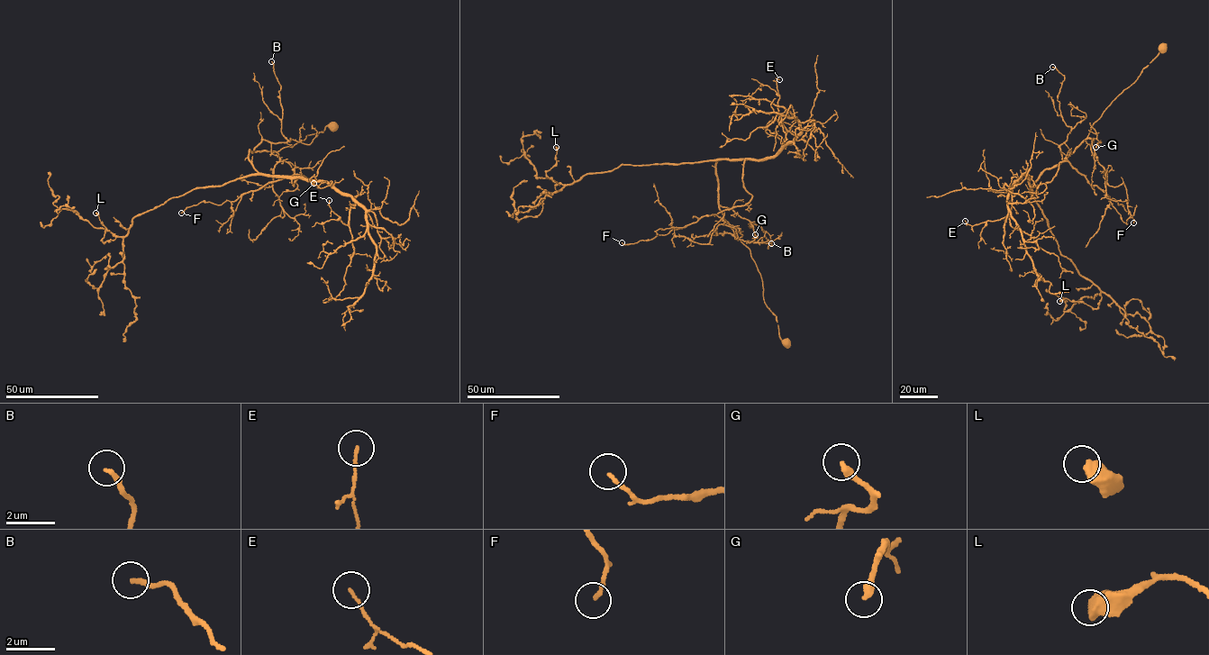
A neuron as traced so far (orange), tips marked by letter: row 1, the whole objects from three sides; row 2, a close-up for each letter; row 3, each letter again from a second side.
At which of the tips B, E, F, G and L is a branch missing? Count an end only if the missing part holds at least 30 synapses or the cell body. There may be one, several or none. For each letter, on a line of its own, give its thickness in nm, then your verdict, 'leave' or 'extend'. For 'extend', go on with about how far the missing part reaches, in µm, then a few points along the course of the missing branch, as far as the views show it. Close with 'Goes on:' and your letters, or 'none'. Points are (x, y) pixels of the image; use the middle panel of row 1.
B: 190 nm thick; leave
E: 100 nm thick; leave
F: 160 nm thick; leave
G: 320 nm thick; leave
L: 600 nm thick; leave
Goes on: none

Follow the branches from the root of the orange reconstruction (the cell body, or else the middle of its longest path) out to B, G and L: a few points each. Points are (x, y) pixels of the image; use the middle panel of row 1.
B: (786, 342), (764, 301), (750, 250), (719, 205), (760, 226), (768, 248), (771, 243)
G: (786, 342), (764, 301), (761, 275), (750, 250), (735, 238), (749, 242), (755, 234)
L: (786, 342), (750, 250), (719, 208), (718, 159), (622, 164), (562, 185), (546, 175), (556, 147)

